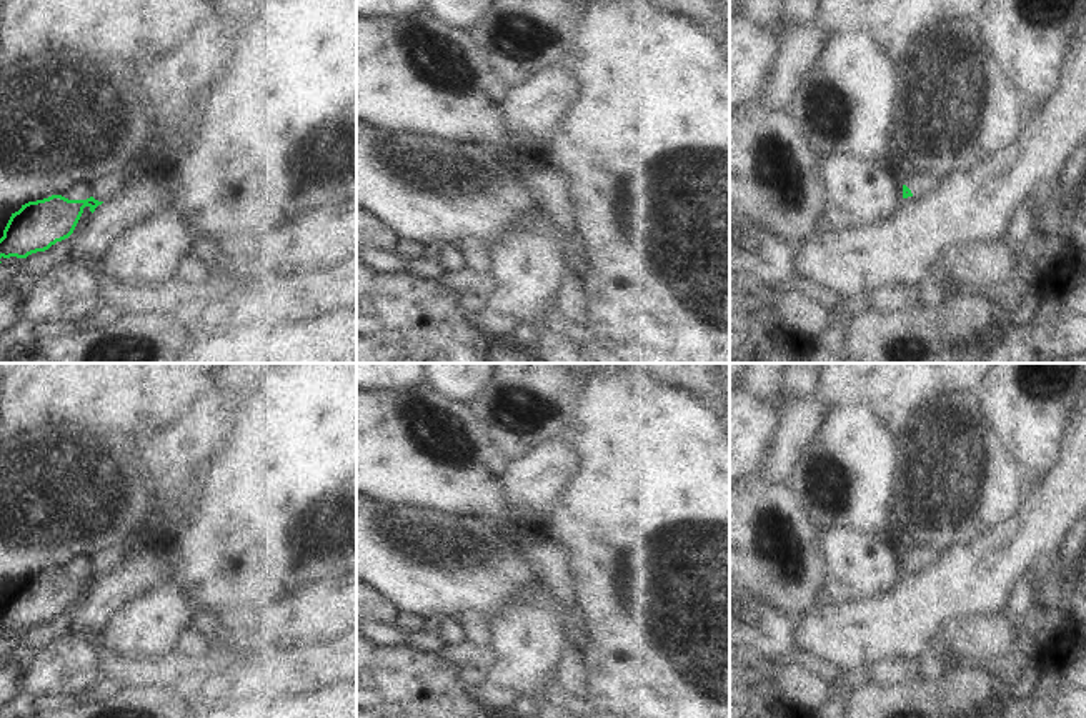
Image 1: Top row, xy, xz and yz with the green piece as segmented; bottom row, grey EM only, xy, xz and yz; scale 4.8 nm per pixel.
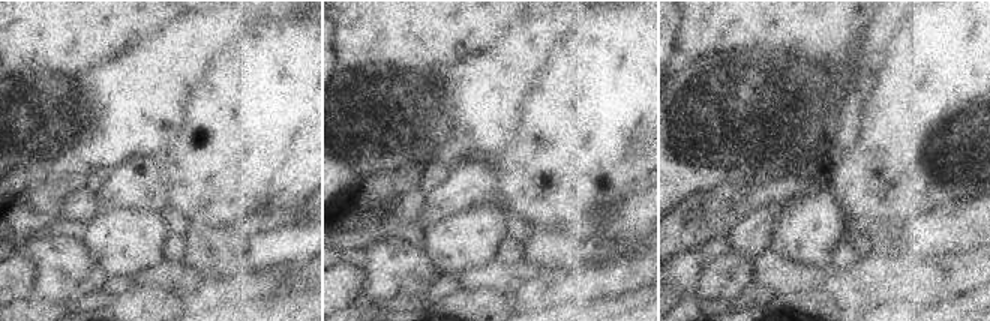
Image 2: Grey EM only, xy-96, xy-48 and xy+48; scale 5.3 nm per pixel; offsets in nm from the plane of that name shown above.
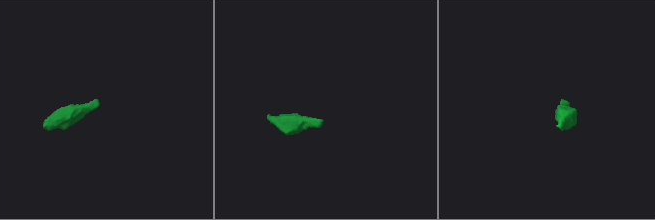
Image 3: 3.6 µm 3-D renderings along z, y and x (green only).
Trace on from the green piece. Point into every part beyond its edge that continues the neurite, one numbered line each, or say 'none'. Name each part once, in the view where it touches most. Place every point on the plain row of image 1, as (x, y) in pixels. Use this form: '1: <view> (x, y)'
1: yz (920, 555)

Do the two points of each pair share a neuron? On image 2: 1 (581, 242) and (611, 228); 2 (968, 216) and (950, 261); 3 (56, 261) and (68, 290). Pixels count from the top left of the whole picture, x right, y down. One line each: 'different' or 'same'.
1: different
2: different
3: same

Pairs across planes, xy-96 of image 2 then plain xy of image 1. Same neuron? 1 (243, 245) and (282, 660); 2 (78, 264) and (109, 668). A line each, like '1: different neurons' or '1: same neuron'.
1: same neuron
2: different neurons

